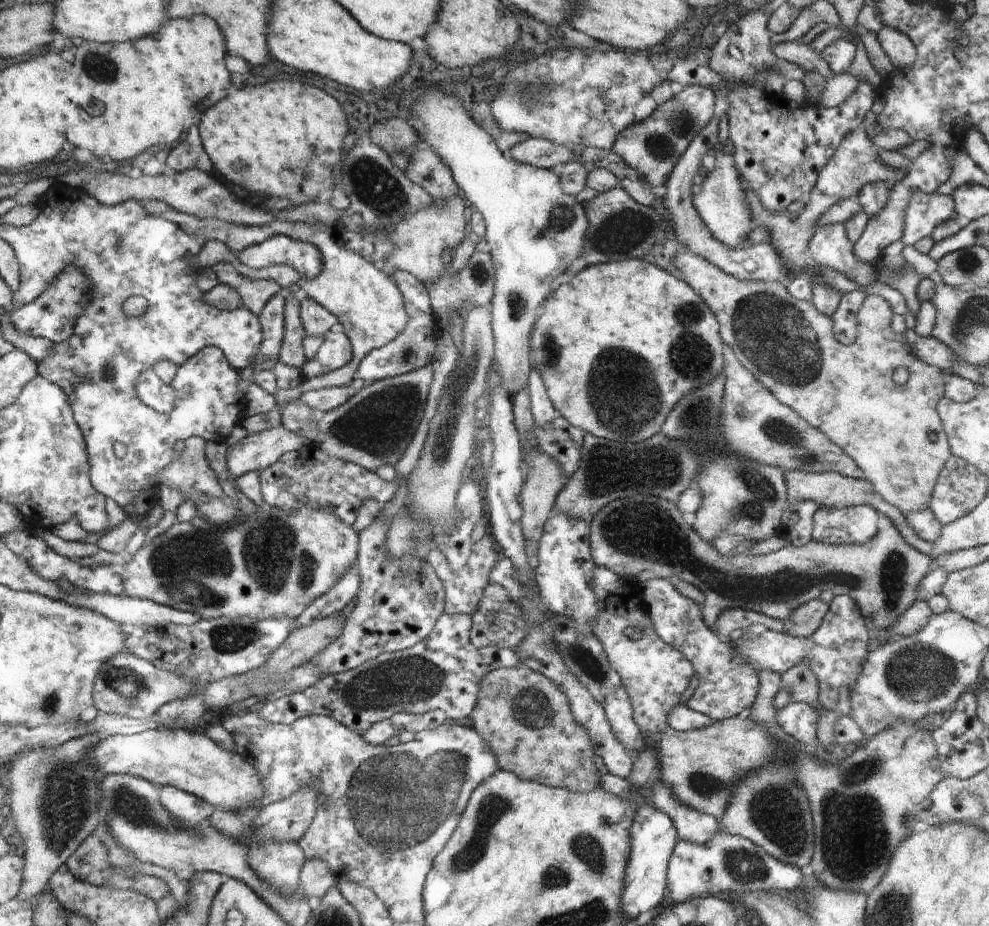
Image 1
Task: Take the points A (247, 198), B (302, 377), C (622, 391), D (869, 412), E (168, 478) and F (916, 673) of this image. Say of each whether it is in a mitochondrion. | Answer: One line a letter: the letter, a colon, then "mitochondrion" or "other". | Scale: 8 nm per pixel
A: other
B: other
C: mitochondrion
D: other
E: other
F: mitochondrion

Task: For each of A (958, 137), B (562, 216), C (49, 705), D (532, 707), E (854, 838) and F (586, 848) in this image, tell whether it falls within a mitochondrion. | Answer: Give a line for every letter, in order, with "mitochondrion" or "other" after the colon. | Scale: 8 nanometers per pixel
A: other
B: mitochondrion
C: mitochondrion
D: mitochondrion
E: mitochondrion
F: mitochondrion

